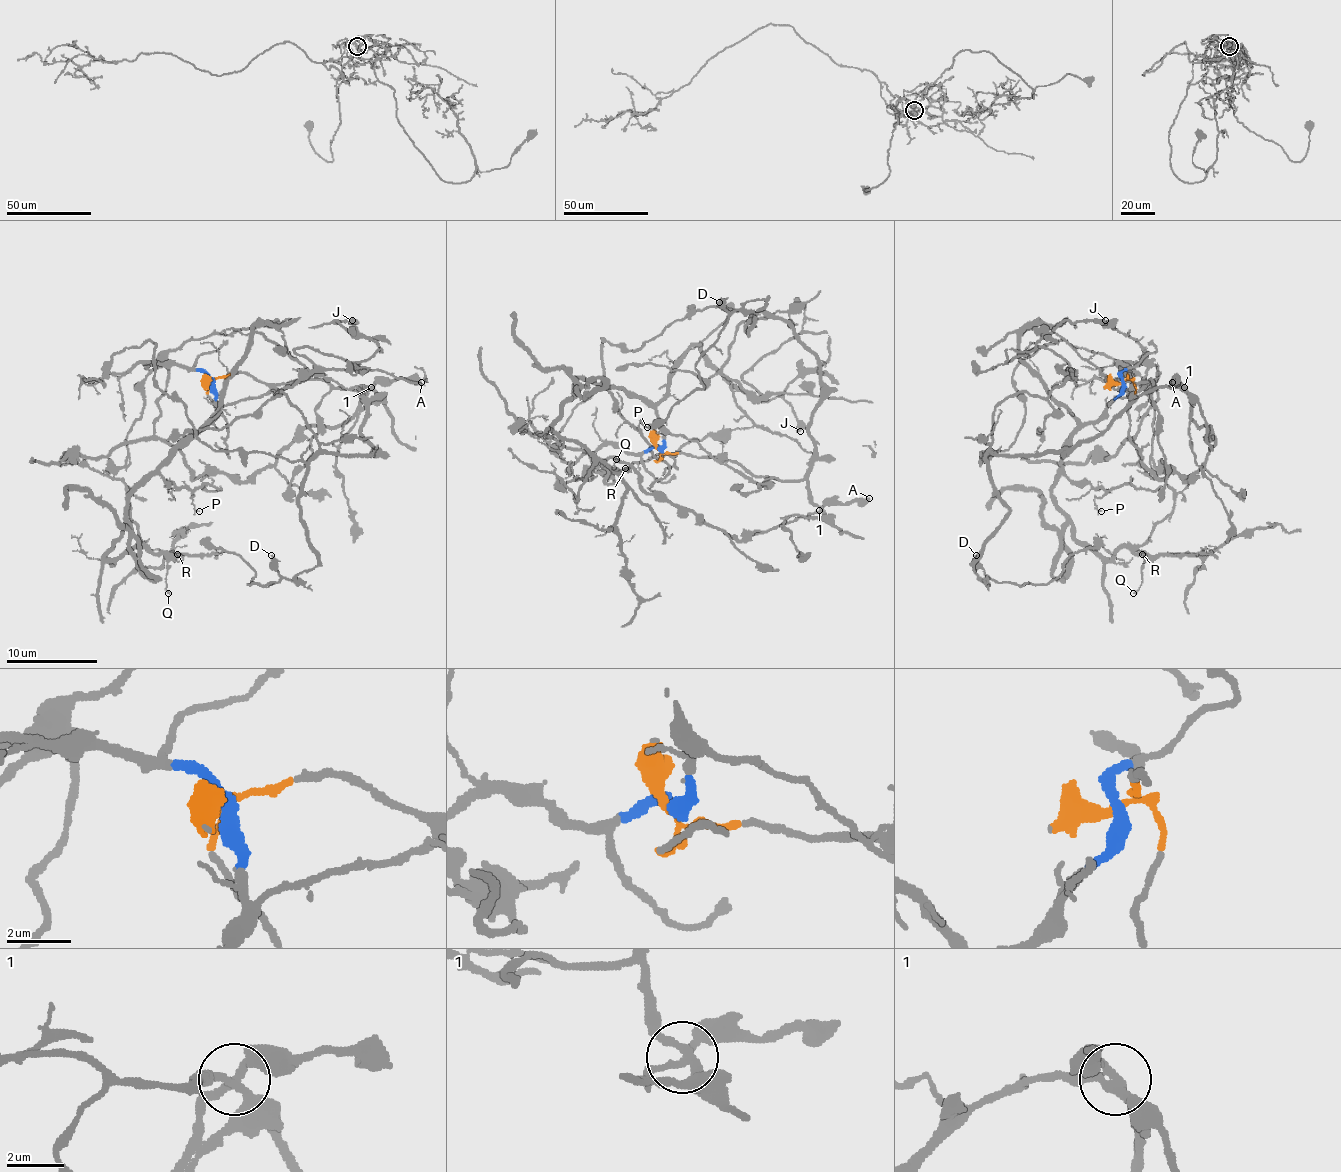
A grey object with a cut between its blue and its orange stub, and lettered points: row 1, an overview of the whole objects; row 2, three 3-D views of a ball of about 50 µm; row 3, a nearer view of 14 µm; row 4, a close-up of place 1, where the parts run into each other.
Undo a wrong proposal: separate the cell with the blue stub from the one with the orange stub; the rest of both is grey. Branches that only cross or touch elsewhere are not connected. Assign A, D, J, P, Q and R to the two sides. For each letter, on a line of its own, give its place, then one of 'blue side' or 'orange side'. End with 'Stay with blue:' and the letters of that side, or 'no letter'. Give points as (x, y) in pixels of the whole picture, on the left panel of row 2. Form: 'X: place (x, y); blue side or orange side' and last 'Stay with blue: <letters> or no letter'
A: place (421, 382); blue side
D: place (271, 555); orange side
J: place (352, 320); orange side
P: place (199, 511); blue side
Q: place (168, 593); blue side
R: place (177, 554); blue side
Stay with blue: A, P, Q, R

